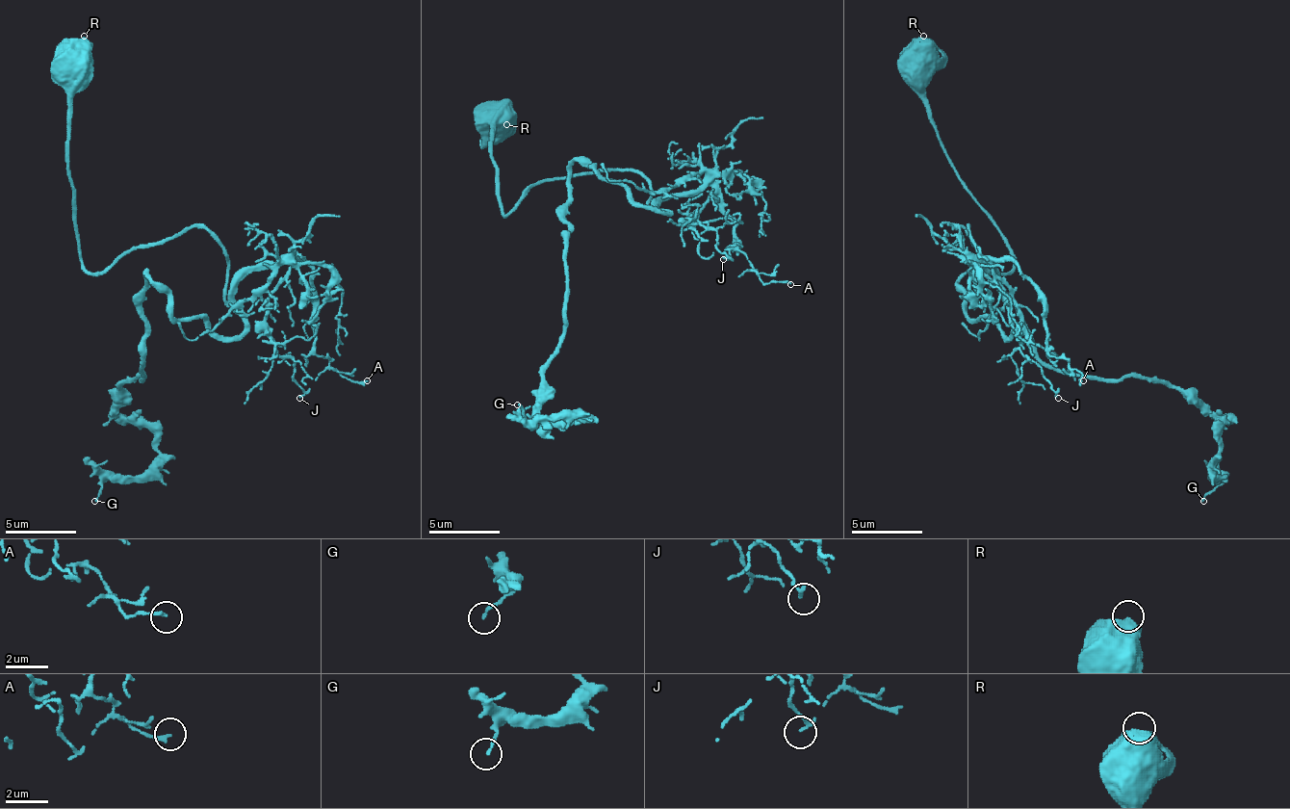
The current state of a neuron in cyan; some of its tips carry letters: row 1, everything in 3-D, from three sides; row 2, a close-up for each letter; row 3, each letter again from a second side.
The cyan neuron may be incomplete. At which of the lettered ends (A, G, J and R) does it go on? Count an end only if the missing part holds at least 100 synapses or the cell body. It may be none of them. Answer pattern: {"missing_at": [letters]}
{"missing_at": []}

